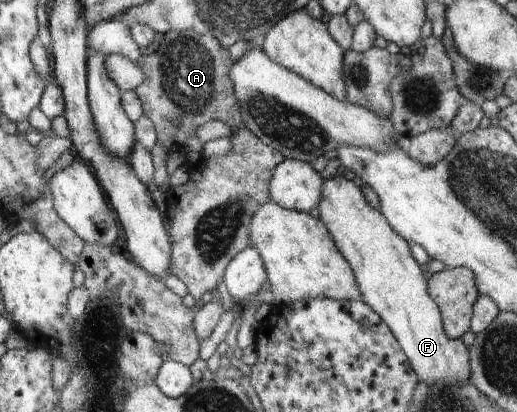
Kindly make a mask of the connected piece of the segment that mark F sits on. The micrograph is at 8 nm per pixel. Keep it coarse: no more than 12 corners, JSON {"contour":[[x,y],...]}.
{"contour":[[323,180],[319,219],[418,380],[468,382],[408,242],[359,182]]}

